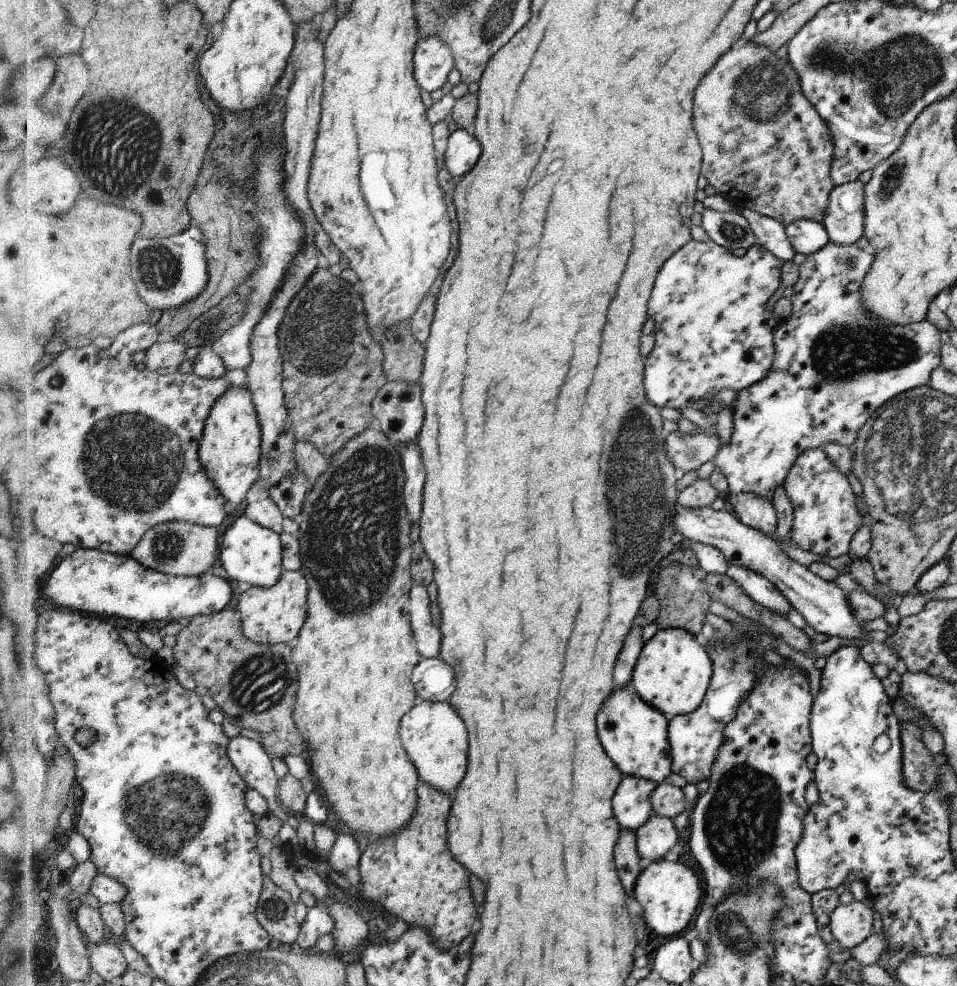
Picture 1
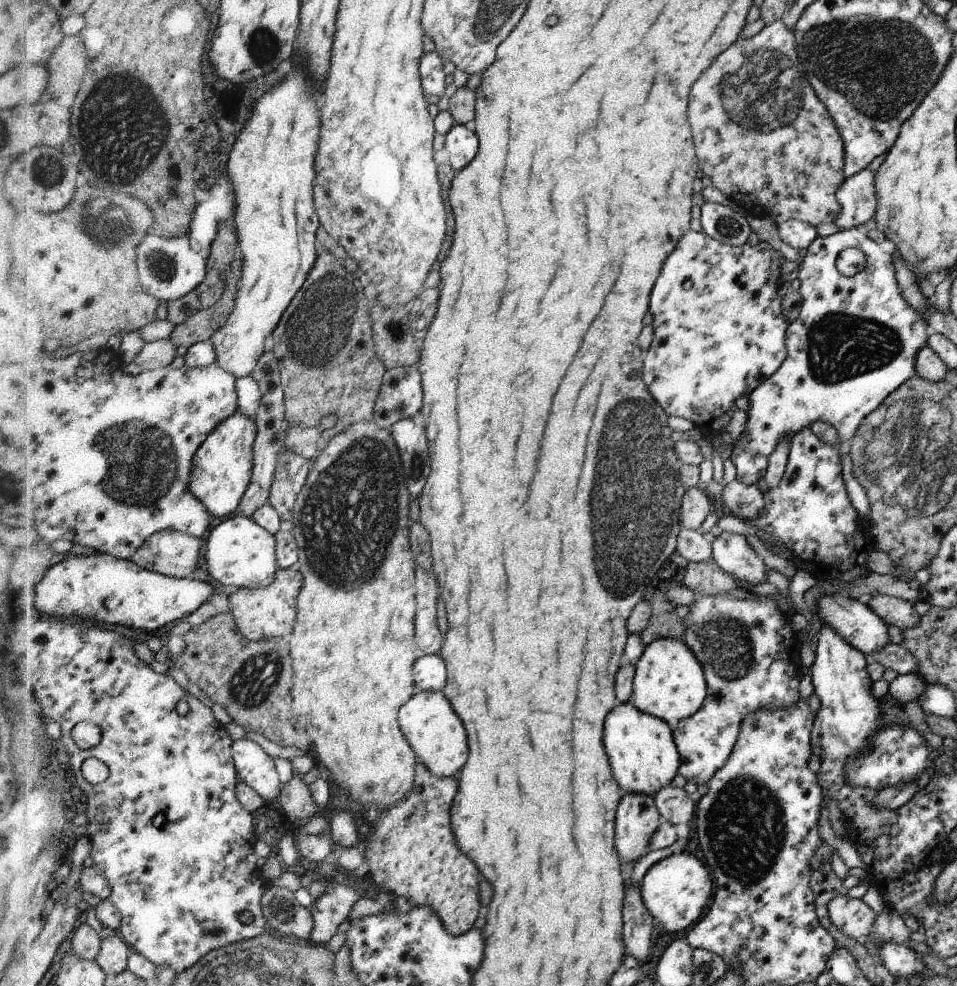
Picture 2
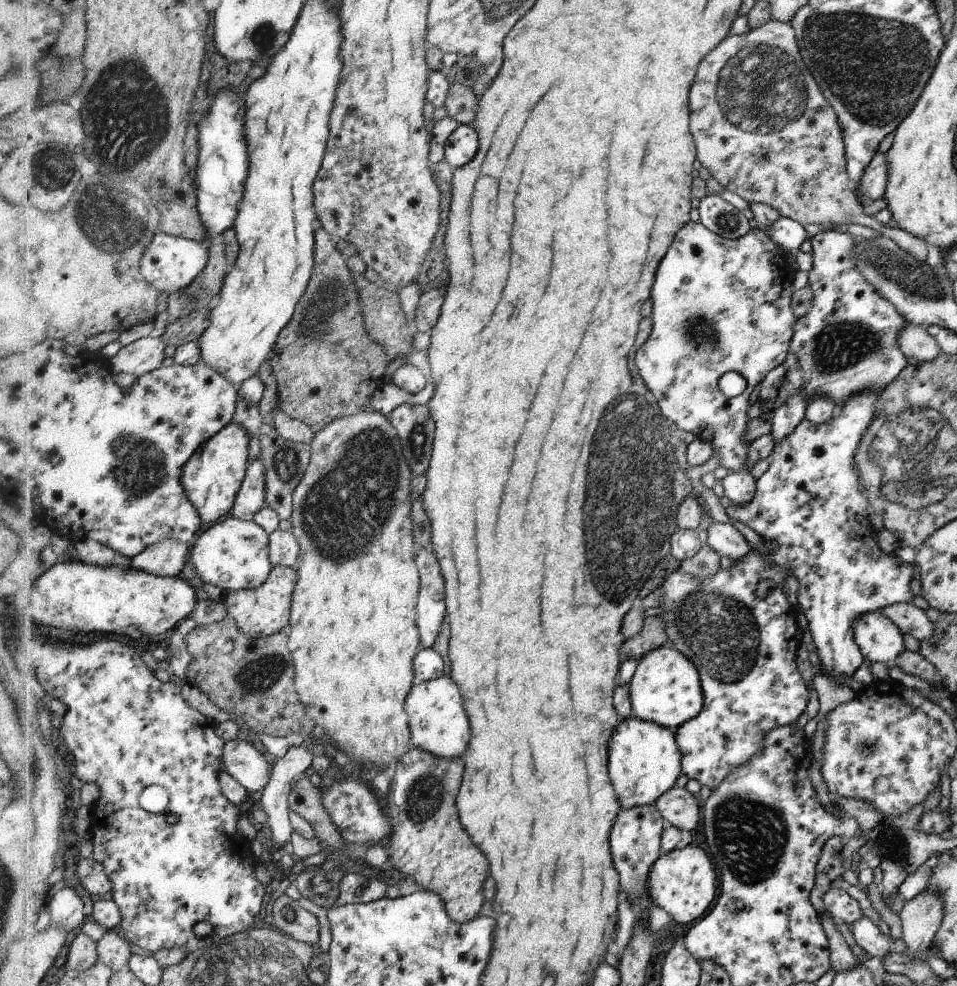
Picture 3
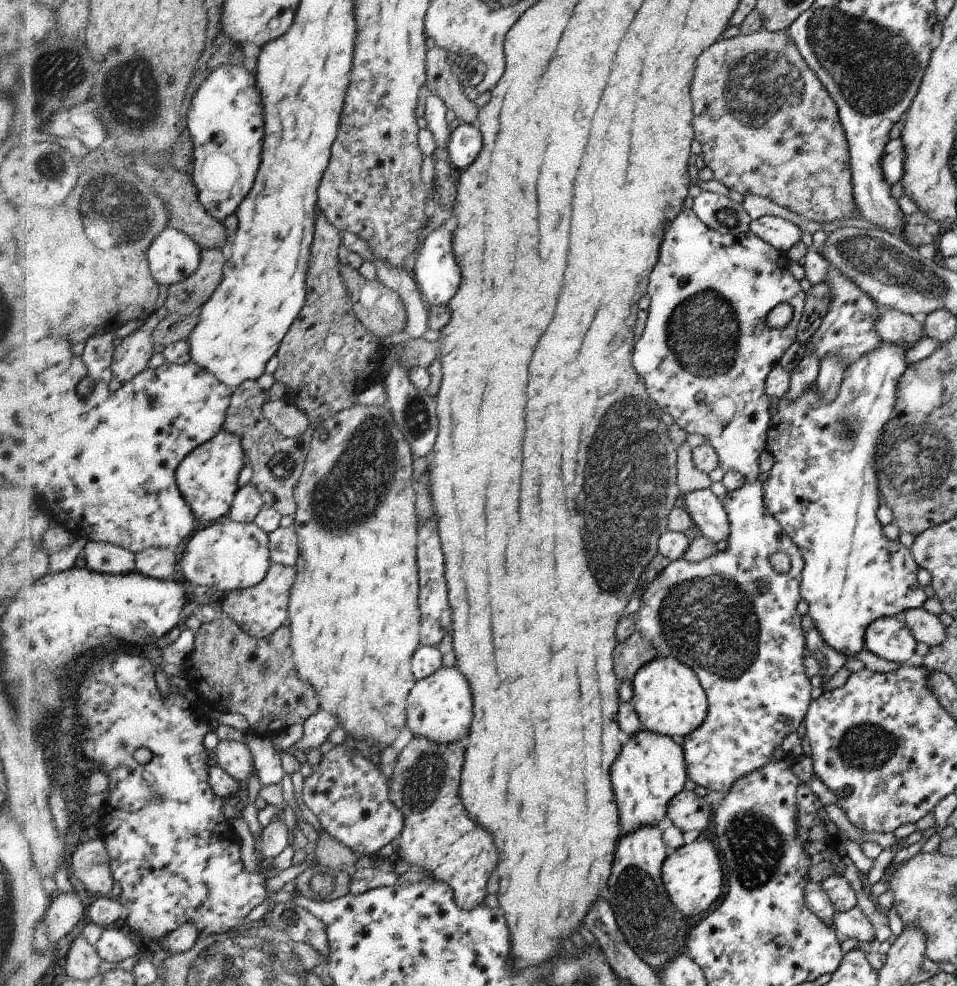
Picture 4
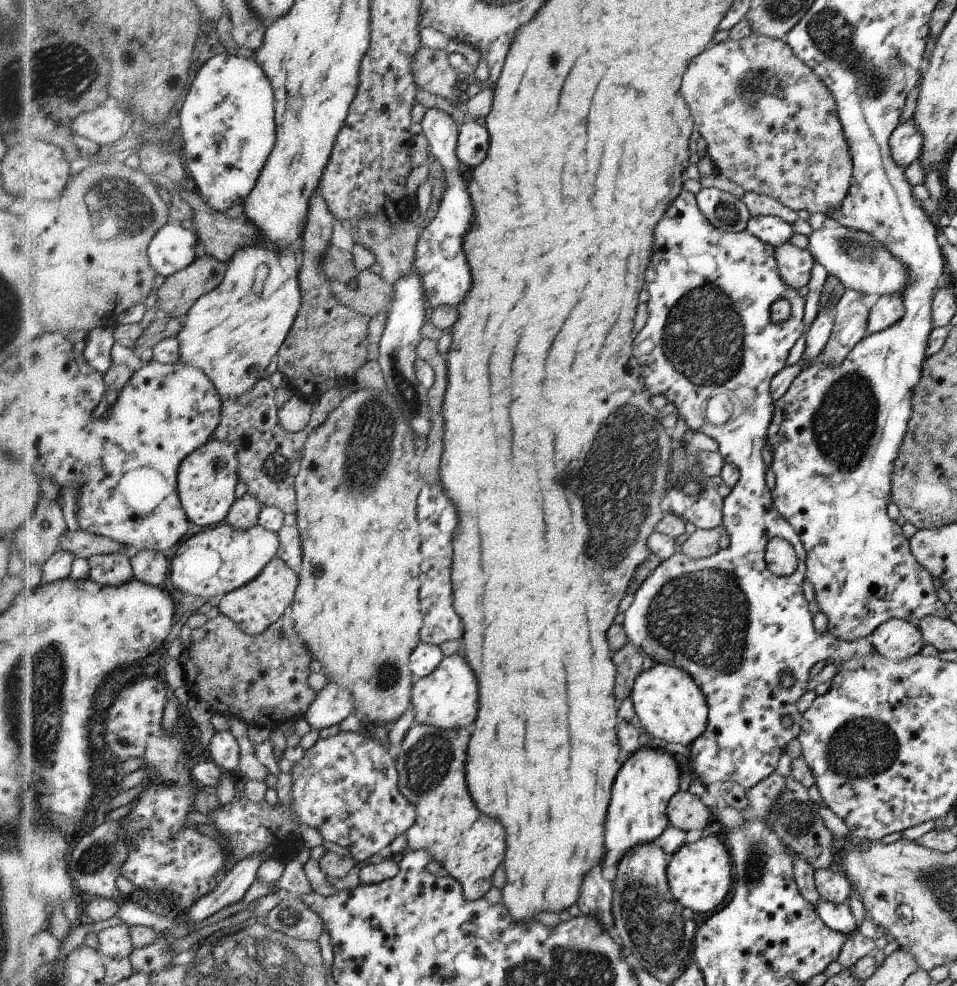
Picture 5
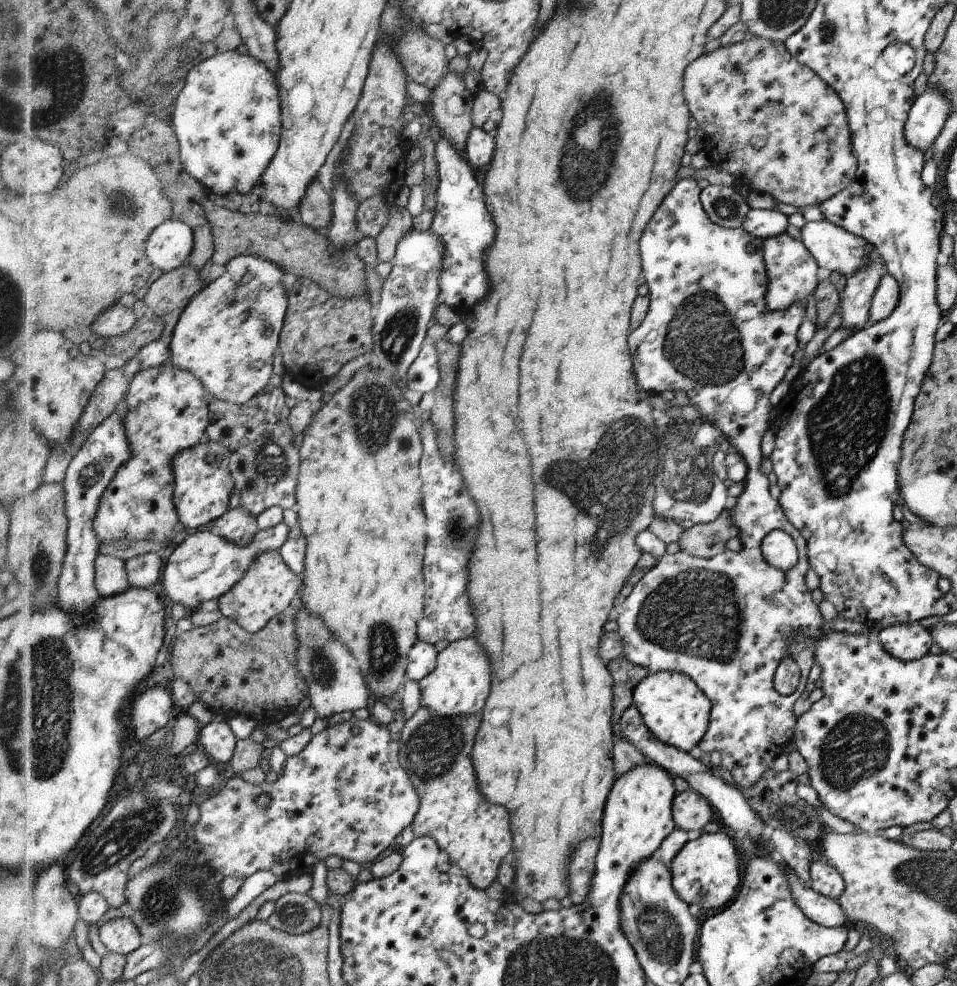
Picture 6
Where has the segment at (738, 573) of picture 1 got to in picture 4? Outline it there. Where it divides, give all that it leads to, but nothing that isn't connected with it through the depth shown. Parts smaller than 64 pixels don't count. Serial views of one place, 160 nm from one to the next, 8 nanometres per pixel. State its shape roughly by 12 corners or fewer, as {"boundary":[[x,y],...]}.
{"boundary":[[710,489],[683,495],[682,506],[702,536],[729,541],[722,499]]}

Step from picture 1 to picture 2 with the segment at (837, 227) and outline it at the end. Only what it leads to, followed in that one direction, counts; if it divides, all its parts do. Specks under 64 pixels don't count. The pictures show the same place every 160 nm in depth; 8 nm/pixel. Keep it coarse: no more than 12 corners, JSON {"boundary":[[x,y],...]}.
{"boundary":[[863,170],[837,190],[840,231],[866,225],[877,209],[875,173]]}

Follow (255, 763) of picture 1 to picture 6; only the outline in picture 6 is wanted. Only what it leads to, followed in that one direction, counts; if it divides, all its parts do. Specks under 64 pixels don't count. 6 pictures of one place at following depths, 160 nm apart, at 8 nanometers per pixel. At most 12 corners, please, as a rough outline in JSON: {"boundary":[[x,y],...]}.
{"boundary":[[230,722],[202,728],[200,746],[218,763],[237,756],[239,738]]}

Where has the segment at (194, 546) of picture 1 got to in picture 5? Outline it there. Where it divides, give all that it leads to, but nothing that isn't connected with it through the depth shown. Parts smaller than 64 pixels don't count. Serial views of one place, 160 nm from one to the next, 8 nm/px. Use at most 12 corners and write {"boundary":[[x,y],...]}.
{"boundary":[[162,551],[133,554],[135,578],[163,586],[171,574]]}

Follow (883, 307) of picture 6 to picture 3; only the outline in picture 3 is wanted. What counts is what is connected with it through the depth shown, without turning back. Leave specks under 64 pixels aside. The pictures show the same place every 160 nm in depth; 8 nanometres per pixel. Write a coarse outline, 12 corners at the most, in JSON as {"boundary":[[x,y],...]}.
{"boundary":[[910,322],[899,333],[909,365],[941,353],[927,329]]}

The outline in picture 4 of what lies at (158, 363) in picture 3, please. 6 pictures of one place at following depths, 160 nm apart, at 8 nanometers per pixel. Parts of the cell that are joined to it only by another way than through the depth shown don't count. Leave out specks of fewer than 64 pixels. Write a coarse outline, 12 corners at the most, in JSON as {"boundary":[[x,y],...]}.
{"boundary":[[168,308],[116,348],[113,372],[124,385],[150,366],[154,332],[173,317]]}

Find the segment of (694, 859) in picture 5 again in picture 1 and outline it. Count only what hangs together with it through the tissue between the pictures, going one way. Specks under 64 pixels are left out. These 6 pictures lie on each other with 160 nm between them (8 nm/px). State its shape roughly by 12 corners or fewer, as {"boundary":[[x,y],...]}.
{"boundary":[[652,861],[635,882],[648,932],[678,937],[702,898],[680,862]]}

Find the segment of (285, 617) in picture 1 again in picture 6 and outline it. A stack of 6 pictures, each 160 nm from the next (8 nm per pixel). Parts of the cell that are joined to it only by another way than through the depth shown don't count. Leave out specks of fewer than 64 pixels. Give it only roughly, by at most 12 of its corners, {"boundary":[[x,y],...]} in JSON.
{"boundary":[[280,551],[258,558],[220,599],[221,614],[260,632],[290,606],[300,576]]}

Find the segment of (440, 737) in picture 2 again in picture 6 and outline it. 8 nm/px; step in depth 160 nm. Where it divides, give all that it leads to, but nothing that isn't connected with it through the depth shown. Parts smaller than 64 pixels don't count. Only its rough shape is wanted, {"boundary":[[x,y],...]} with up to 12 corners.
{"boundary":[[476,637],[451,642],[419,680],[441,717],[480,712],[490,666]]}

